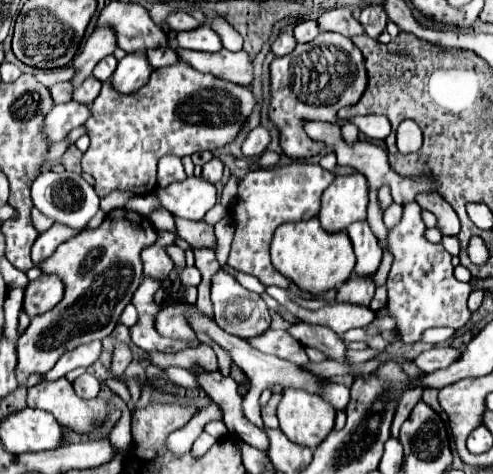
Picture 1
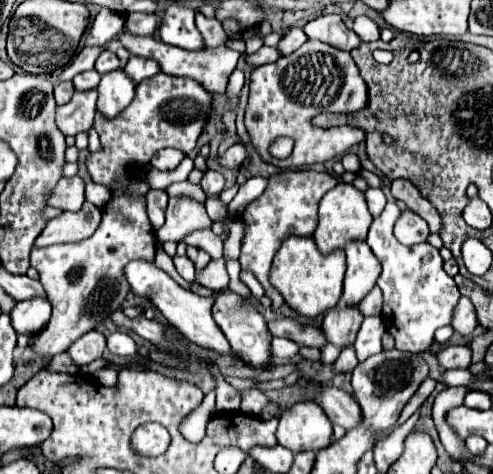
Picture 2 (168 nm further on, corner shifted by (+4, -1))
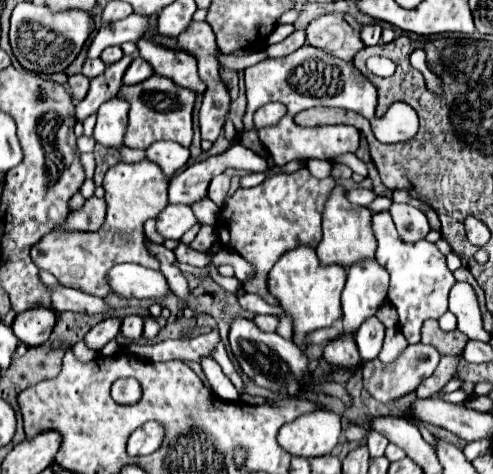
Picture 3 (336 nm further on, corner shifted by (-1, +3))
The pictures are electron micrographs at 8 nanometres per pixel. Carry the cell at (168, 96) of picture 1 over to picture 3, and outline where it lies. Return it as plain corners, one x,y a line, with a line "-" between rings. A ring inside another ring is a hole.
150,76
148,80
122,86
118,96
130,104
128,112
128,132
124,136
124,146
146,150
150,144
158,140
174,140
182,146
190,146
192,142
192,108
194,108
194,92
188,88
180,88
172,84
172,80
164,76

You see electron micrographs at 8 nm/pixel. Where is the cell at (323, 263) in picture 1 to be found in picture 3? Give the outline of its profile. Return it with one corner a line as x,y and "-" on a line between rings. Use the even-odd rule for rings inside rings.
298,246
286,252
276,262
276,266
270,270
270,276
268,276
268,290
276,296
280,308
292,318
294,344
298,344
300,348
306,348
308,346
306,336
310,332
324,326
332,326
342,316
340,294
342,294
344,282
346,282
346,270
340,266
322,268
314,248
308,248
308,246

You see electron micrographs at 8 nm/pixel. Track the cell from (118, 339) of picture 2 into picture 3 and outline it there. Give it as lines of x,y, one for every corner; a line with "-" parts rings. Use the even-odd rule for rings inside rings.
128,314
122,320
122,334
134,342
142,336
142,326
144,326
144,318
140,314

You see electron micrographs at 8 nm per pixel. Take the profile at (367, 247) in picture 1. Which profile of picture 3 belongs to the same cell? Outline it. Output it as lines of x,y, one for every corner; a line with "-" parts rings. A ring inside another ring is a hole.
376,260
354,264
348,270
348,280
342,292
342,322
346,334
354,334
364,320
376,316
386,300
388,280
388,272
380,268

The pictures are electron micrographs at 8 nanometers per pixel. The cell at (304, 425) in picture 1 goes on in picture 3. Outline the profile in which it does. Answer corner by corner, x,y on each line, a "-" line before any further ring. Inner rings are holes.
316,410
298,416
278,430
278,444
290,456
316,458
330,454
340,442
340,416
332,410

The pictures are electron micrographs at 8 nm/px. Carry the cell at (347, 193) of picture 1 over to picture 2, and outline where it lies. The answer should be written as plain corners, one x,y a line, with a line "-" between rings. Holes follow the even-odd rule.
339,182
335,188
331,188
319,202
319,226
313,232
313,238
317,242
317,248
323,254
329,254
337,248
343,248
347,240
365,240
367,230
371,226
373,218
367,210
367,200
365,194
353,188
351,184

